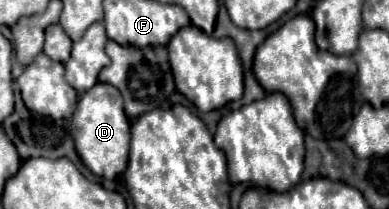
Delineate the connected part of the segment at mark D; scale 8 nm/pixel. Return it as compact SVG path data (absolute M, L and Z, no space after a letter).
M95 84L95 88L87 90L79 96L77 110L73 112L71 136L81 156L83 164L101 178L115 178L127 168L129 154L129 118L123 112L123 96L119 96L117 88L109 84Z

